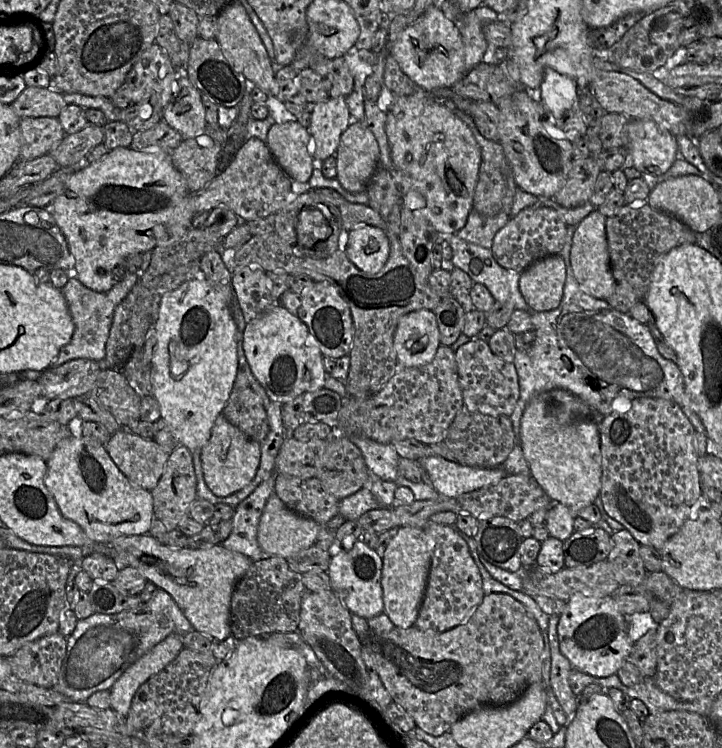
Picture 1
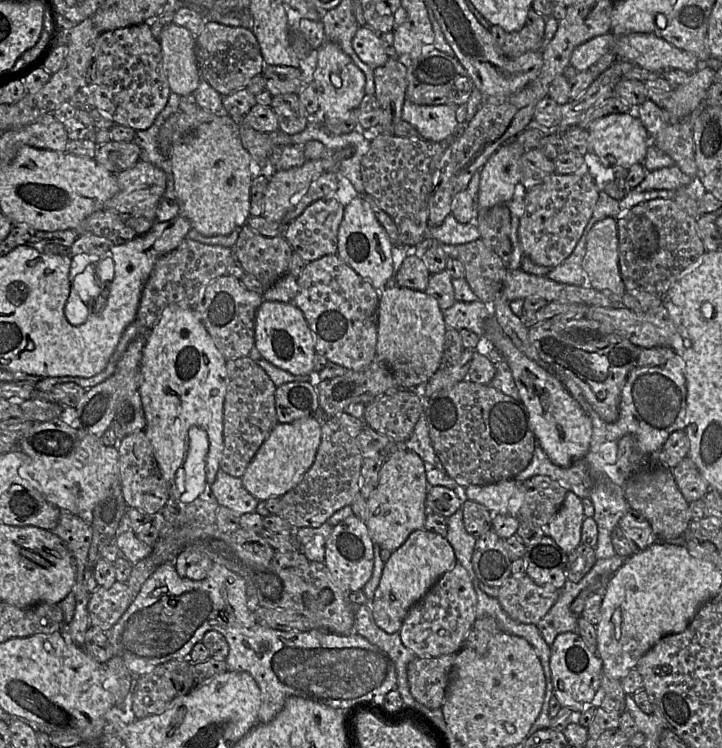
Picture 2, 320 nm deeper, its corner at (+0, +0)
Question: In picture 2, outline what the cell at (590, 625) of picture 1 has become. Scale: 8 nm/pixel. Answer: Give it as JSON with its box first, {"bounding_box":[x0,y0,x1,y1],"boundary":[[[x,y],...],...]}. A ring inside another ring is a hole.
{"bounding_box":[550,632,603,713],"boundary":[[[578,632],[557,635],[551,645],[550,670],[553,695],[562,707],[581,713],[592,705],[592,700],[601,687],[603,666],[599,655],[587,647]]]}

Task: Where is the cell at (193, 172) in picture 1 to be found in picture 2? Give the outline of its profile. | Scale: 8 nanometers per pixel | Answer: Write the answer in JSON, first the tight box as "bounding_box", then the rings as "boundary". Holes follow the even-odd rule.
{"bounding_box":[103,160,166,220],"boundary":[[[139,160],[133,167],[115,174],[118,192],[103,209],[115,211],[124,217],[141,216],[156,220],[156,210],[166,190],[166,173]]]}

